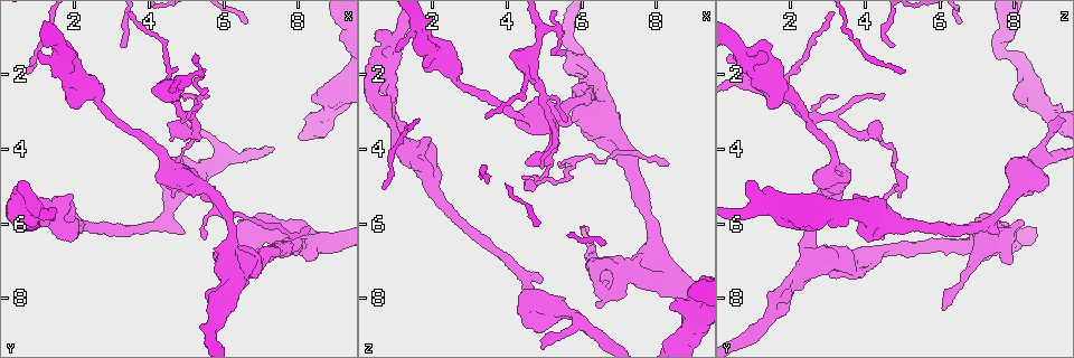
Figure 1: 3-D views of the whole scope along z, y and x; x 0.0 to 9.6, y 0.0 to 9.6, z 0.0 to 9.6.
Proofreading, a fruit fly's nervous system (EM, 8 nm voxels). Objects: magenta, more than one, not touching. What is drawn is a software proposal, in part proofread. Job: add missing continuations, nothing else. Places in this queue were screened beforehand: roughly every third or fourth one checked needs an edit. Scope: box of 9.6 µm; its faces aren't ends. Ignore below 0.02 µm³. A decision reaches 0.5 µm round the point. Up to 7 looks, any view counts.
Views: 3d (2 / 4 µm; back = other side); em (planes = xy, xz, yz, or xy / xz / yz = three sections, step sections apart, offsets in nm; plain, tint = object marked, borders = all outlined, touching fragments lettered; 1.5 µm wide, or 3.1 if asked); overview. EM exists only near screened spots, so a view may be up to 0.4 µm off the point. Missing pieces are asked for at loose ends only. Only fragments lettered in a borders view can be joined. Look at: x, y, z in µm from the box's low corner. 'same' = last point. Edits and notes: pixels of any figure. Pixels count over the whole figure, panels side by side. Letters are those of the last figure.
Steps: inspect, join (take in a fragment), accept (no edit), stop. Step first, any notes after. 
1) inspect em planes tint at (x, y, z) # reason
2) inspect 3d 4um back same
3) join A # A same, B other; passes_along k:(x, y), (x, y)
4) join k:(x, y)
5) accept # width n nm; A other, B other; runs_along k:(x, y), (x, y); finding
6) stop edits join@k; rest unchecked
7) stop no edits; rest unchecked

inspect em xy step 4 tint at (4.50, 3.35, 4.45)

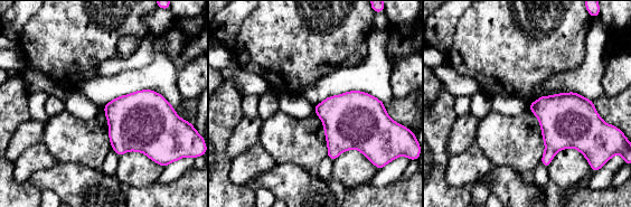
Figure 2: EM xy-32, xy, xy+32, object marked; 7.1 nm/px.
inspect em xz step 8 borders same

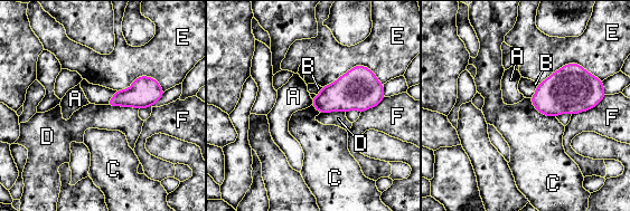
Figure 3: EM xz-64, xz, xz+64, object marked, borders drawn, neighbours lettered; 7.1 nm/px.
accept # A other, B other, C other, D other, E other, F other; border 3:(529, 98), (539, 112), (555, 117); no lettered fragment goes on from it

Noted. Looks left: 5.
inspect em planes borders at (4.80, 6.25, 7.55)

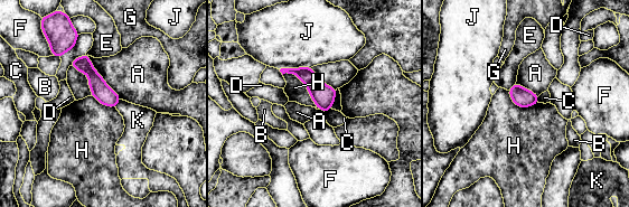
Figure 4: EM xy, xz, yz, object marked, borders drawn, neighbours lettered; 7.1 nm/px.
accept # A other, B other, C other, D other, E other, F other, G other, H other, J other, K other; none of them fits

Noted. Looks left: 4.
inspect em planes borders at (5.00, 4.70, 8.85) # thick end

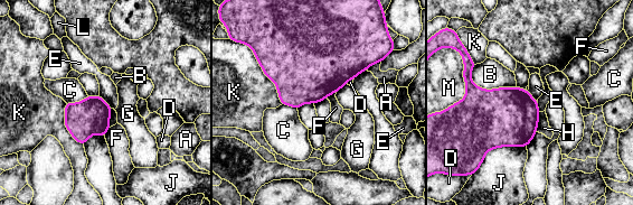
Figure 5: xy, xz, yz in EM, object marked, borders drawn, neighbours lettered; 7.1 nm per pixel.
accept # A other, B other, C other, D other, E other, F other, G other, H other, J other, K other, L other, M other; border 5:(98, 95), (112, 108); no lettered fragment goes on from it

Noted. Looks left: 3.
stop no edits; rest unchecked

